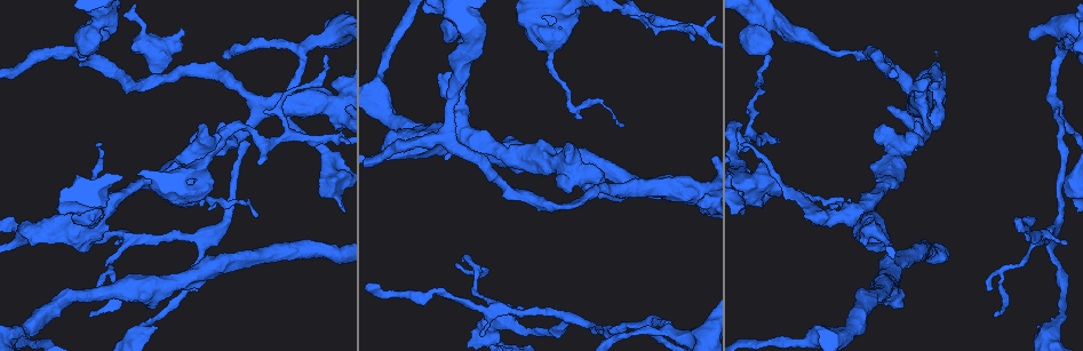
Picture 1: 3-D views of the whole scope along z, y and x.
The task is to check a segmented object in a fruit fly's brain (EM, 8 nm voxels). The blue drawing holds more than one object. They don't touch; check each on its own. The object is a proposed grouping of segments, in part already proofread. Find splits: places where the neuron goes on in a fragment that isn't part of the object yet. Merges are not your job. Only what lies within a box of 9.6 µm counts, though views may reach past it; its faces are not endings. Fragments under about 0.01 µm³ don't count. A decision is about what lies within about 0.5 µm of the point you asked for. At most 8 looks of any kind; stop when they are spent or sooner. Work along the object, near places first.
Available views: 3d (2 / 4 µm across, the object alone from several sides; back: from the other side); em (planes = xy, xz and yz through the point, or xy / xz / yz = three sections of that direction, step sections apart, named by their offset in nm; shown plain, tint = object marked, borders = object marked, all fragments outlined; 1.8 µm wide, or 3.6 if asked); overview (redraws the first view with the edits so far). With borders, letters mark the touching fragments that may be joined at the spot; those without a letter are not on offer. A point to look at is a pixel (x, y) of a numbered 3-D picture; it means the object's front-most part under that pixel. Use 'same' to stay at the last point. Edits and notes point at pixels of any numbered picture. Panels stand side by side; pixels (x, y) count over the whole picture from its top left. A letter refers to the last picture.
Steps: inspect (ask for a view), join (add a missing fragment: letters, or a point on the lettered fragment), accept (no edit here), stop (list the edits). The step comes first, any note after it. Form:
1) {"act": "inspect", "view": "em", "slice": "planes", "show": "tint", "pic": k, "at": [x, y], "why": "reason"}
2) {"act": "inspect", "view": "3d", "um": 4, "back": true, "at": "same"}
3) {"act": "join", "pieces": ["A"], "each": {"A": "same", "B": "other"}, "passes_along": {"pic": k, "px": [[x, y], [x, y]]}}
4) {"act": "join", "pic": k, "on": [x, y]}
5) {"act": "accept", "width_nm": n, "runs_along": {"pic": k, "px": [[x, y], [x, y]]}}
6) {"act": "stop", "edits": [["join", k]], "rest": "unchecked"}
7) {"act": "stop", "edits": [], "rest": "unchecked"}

{"act": "inspect", "view": "em", "slice": "planes", "show": "borders", "pic": 1, "at": [425, 11], "why": "thick end"}

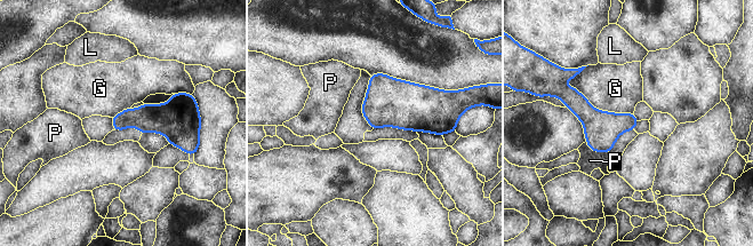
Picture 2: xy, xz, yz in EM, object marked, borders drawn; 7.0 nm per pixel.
{"act": "accept", "each": {"G": "other", "L": "other", "P": "other"}, "border": {"pic": 2, "px": [[562, 81], [599, 110], [633, 113]]}, "found": "no lettered fragment goes on from it"}

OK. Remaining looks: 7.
{"act": "inspect", "view": "3d", "um": 4, "pic": 1, "at": [157, 326], "why": "free end"}

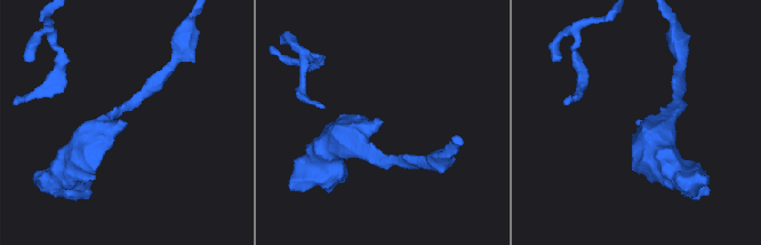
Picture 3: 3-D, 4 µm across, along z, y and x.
{"act": "inspect", "view": "em", "slice": "xz", "step": 4, "show": "tint", "pic": 3, "at": [381, 121]}

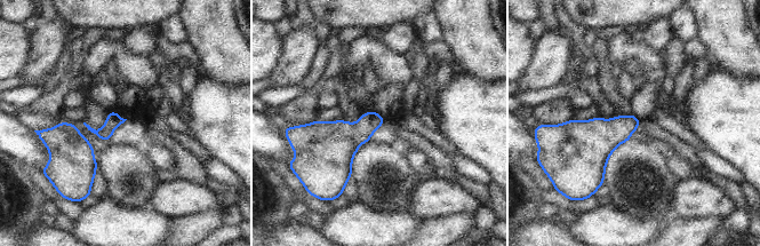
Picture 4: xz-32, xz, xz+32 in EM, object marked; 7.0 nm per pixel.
{"act": "inspect", "view": "em", "slice": "yz", "step": 16, "show": "borders", "at": "same"}

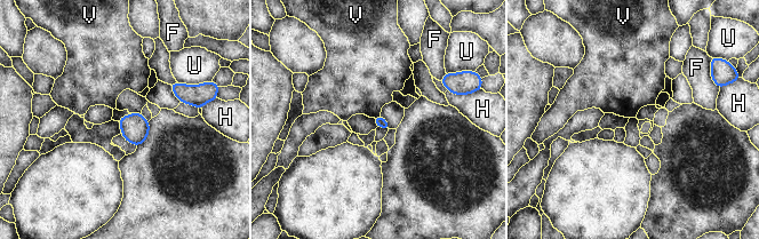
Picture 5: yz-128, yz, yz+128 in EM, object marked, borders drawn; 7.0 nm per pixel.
{"act": "accept", "longest_contact_nm": ["U", 110], "each": {"F": "other", "H": "other", "U": "other", "V": "other"}, "border": {"pic": 5, "px": [[380, 113], [374, 118]]}, "found": "no lettered fragment goes on from it"}

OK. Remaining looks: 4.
{"act": "inspect", "view": "em", "slice": "planes", "show": "borders", "pic": 1, "at": [461, 259], "why": "tapers out"}

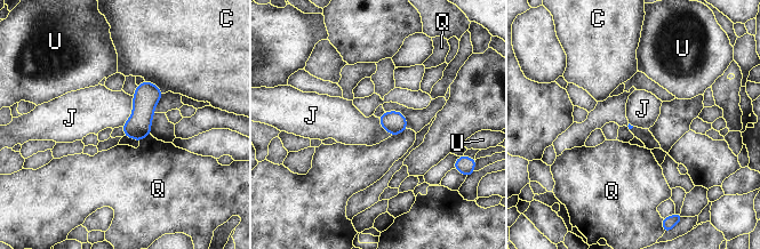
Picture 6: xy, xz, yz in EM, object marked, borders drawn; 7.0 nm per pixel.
{"act": "accept", "each": {"C": "other", "J": "other", "Q": "other", "U": "other"}, "border": {"pic": 6, "px": [[133, 96], [133, 113], [122, 126]]}, "found": "none of them fits"}

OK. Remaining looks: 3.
{"act": "stop", "edits": [], "rest": "unchecked"}

